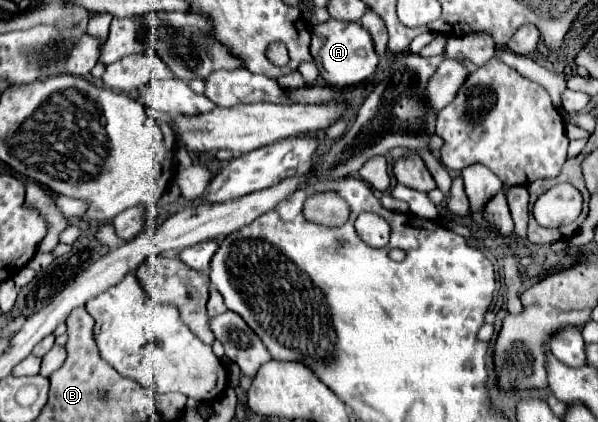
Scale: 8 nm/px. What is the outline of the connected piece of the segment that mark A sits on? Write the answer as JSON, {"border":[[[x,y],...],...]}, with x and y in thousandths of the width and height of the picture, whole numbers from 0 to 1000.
{"border":[[[550,47],[543,57],[530,57],[520,71],[520,133],[533,161],[537,185],[543,199],[554,209],[577,209],[607,194],[617,185],[634,147],[634,133],[624,118],[624,95],[617,76],[604,57],[587,57],[587,52],[570,52],[570,47]]]}

